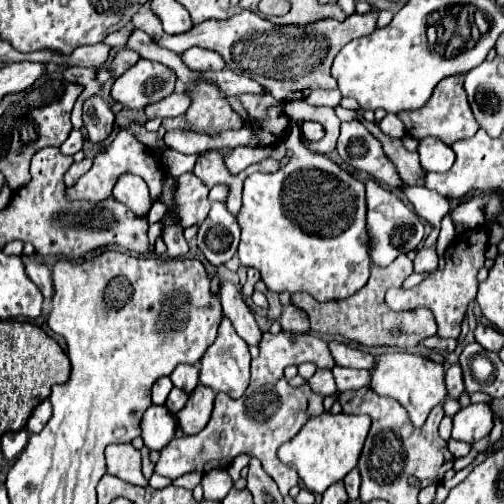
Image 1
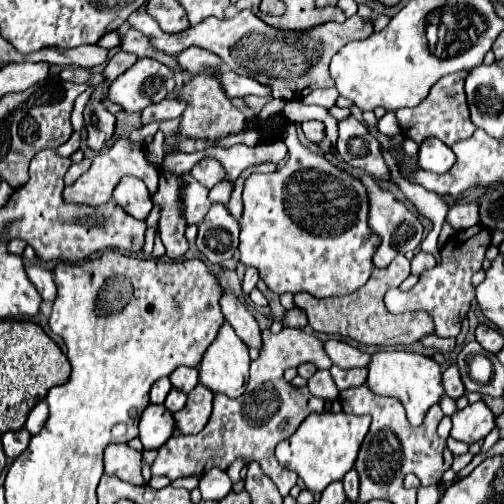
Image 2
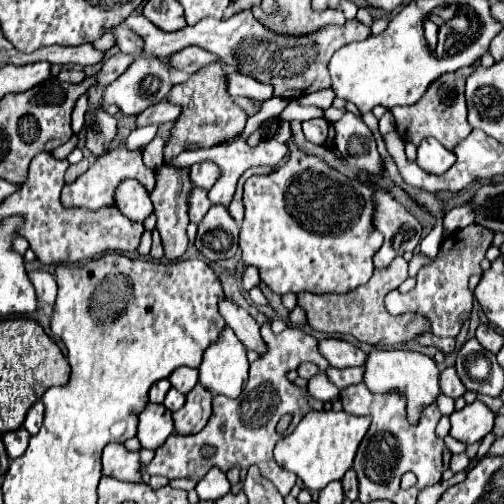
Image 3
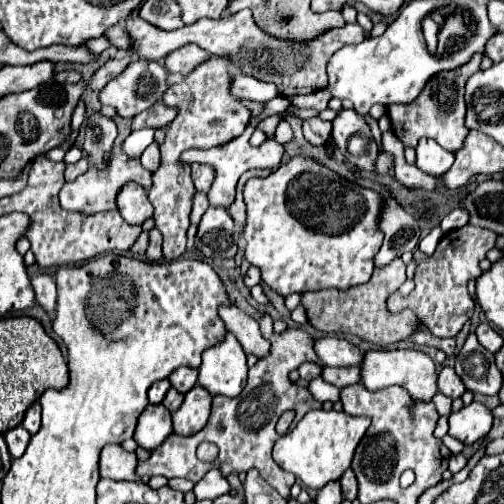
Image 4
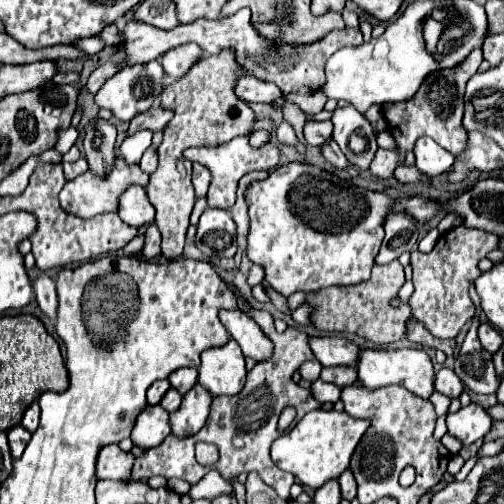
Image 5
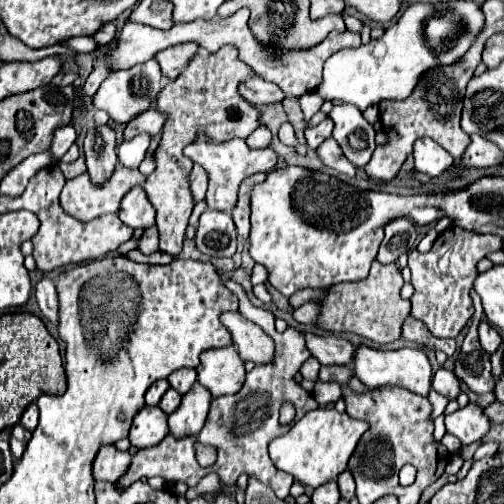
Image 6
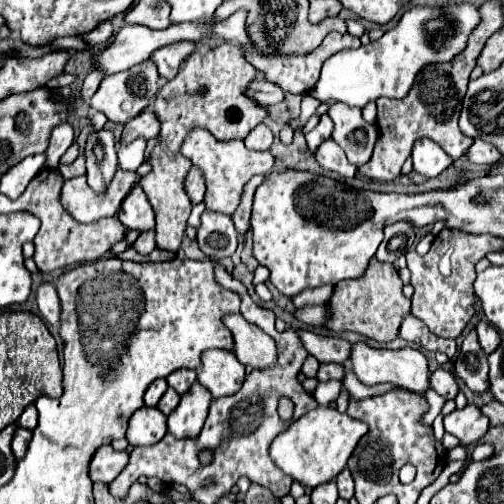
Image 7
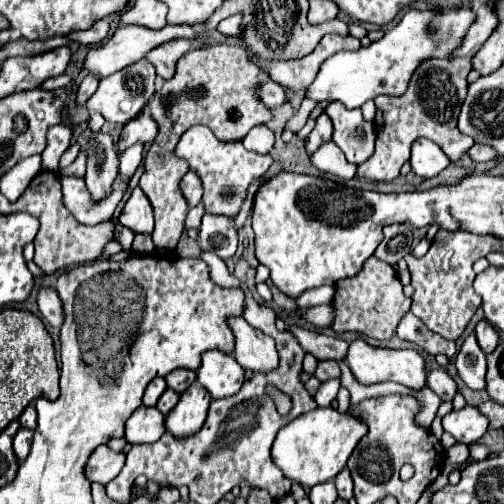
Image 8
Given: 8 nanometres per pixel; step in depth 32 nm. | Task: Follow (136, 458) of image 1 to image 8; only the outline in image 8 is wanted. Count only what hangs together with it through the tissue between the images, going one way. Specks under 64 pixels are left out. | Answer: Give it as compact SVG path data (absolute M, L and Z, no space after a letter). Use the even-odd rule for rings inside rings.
M98 446L86 464L86 476L92 482L108 484L120 474L120 470L124 468L124 460L124 452L112 452L108 446Z

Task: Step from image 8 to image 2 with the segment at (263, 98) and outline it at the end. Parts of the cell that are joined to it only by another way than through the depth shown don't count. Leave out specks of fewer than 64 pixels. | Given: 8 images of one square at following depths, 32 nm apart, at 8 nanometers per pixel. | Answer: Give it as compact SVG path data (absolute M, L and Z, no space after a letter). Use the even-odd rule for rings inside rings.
M222 70L218 72L218 80L224 88L224 92L234 98L234 96L248 96L248 94L254 94L254 96L270 96L270 88L264 88L260 82L248 78L248 76L240 76L232 70Z

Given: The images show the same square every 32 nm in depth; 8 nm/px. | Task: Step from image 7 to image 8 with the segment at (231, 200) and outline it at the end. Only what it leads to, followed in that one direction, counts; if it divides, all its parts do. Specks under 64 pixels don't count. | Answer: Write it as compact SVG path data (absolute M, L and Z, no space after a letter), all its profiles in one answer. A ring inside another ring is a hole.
M192 126L180 138L176 154L180 158L188 160L190 166L194 166L194 170L202 178L202 184L204 184L204 200L202 202L206 206L206 212L224 214L230 218L234 218L238 214L238 210L244 202L248 184L254 178L264 176L264 172L268 172L268 168L274 162L270 154L248 152L242 146L242 142L220 142L220 140L216 140L216 136L212 136L212 132L206 126Z

